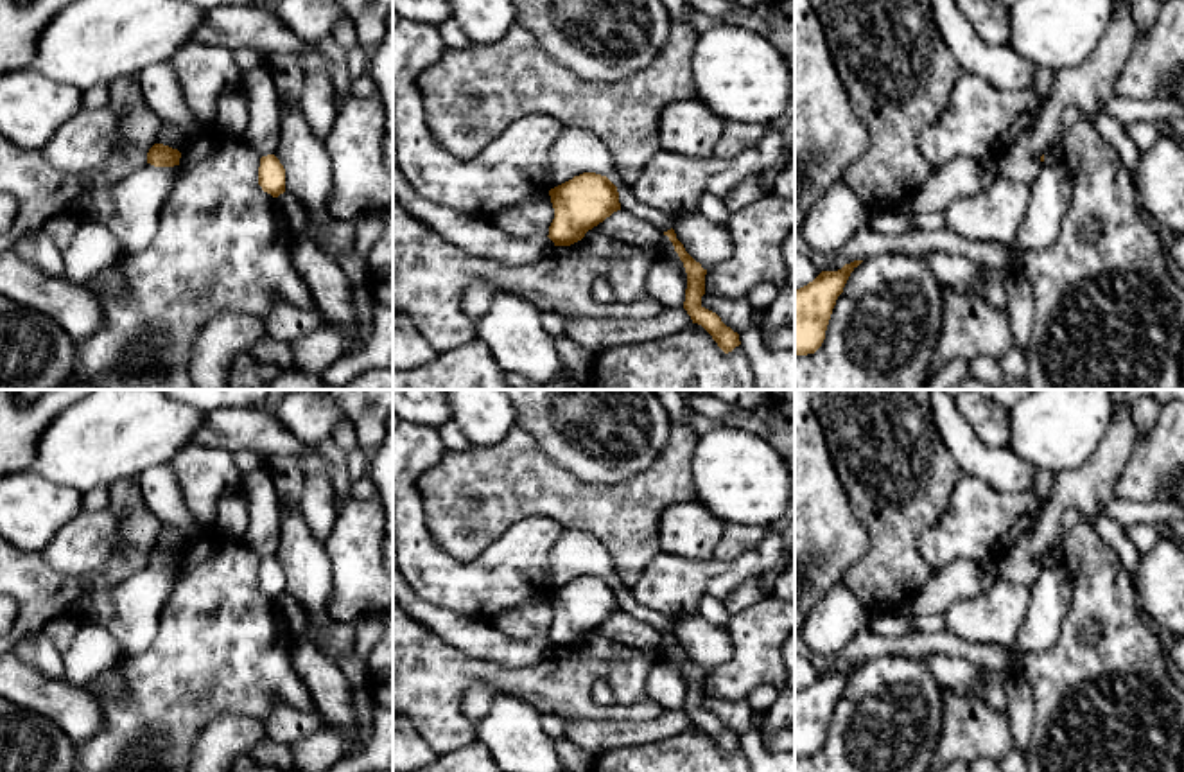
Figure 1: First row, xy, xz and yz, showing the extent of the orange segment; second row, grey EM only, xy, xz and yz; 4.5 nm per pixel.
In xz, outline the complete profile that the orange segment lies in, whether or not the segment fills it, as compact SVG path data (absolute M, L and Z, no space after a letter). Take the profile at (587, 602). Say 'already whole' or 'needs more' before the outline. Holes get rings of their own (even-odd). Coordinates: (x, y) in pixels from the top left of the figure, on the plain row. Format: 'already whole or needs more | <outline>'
already whole | M583 575L549 592L554 621L549 641L554 648L570 648L588 632L621 612L617 589L601 576Z

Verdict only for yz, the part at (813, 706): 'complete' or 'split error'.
complete

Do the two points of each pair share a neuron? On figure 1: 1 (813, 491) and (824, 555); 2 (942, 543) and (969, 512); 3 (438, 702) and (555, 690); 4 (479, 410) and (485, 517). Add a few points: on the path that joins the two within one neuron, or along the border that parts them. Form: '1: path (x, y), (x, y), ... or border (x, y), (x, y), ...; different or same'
1: path (813, 507), (813, 539); same
2: path (949, 535), (966, 519); same
3: path (467, 674), (490, 674), (526, 683); same
4: border (515, 424), (497, 442), (474, 446); different

